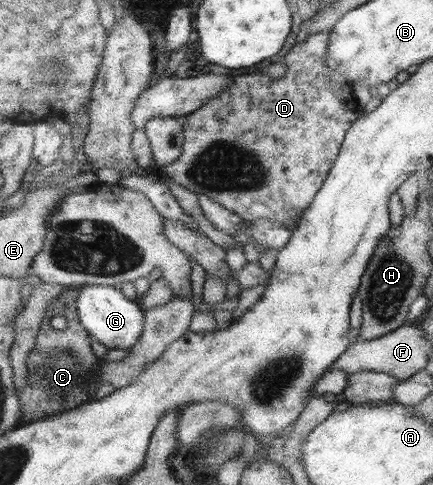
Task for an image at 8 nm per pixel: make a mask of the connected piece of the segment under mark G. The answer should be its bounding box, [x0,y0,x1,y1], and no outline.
[77,284,146,350]

